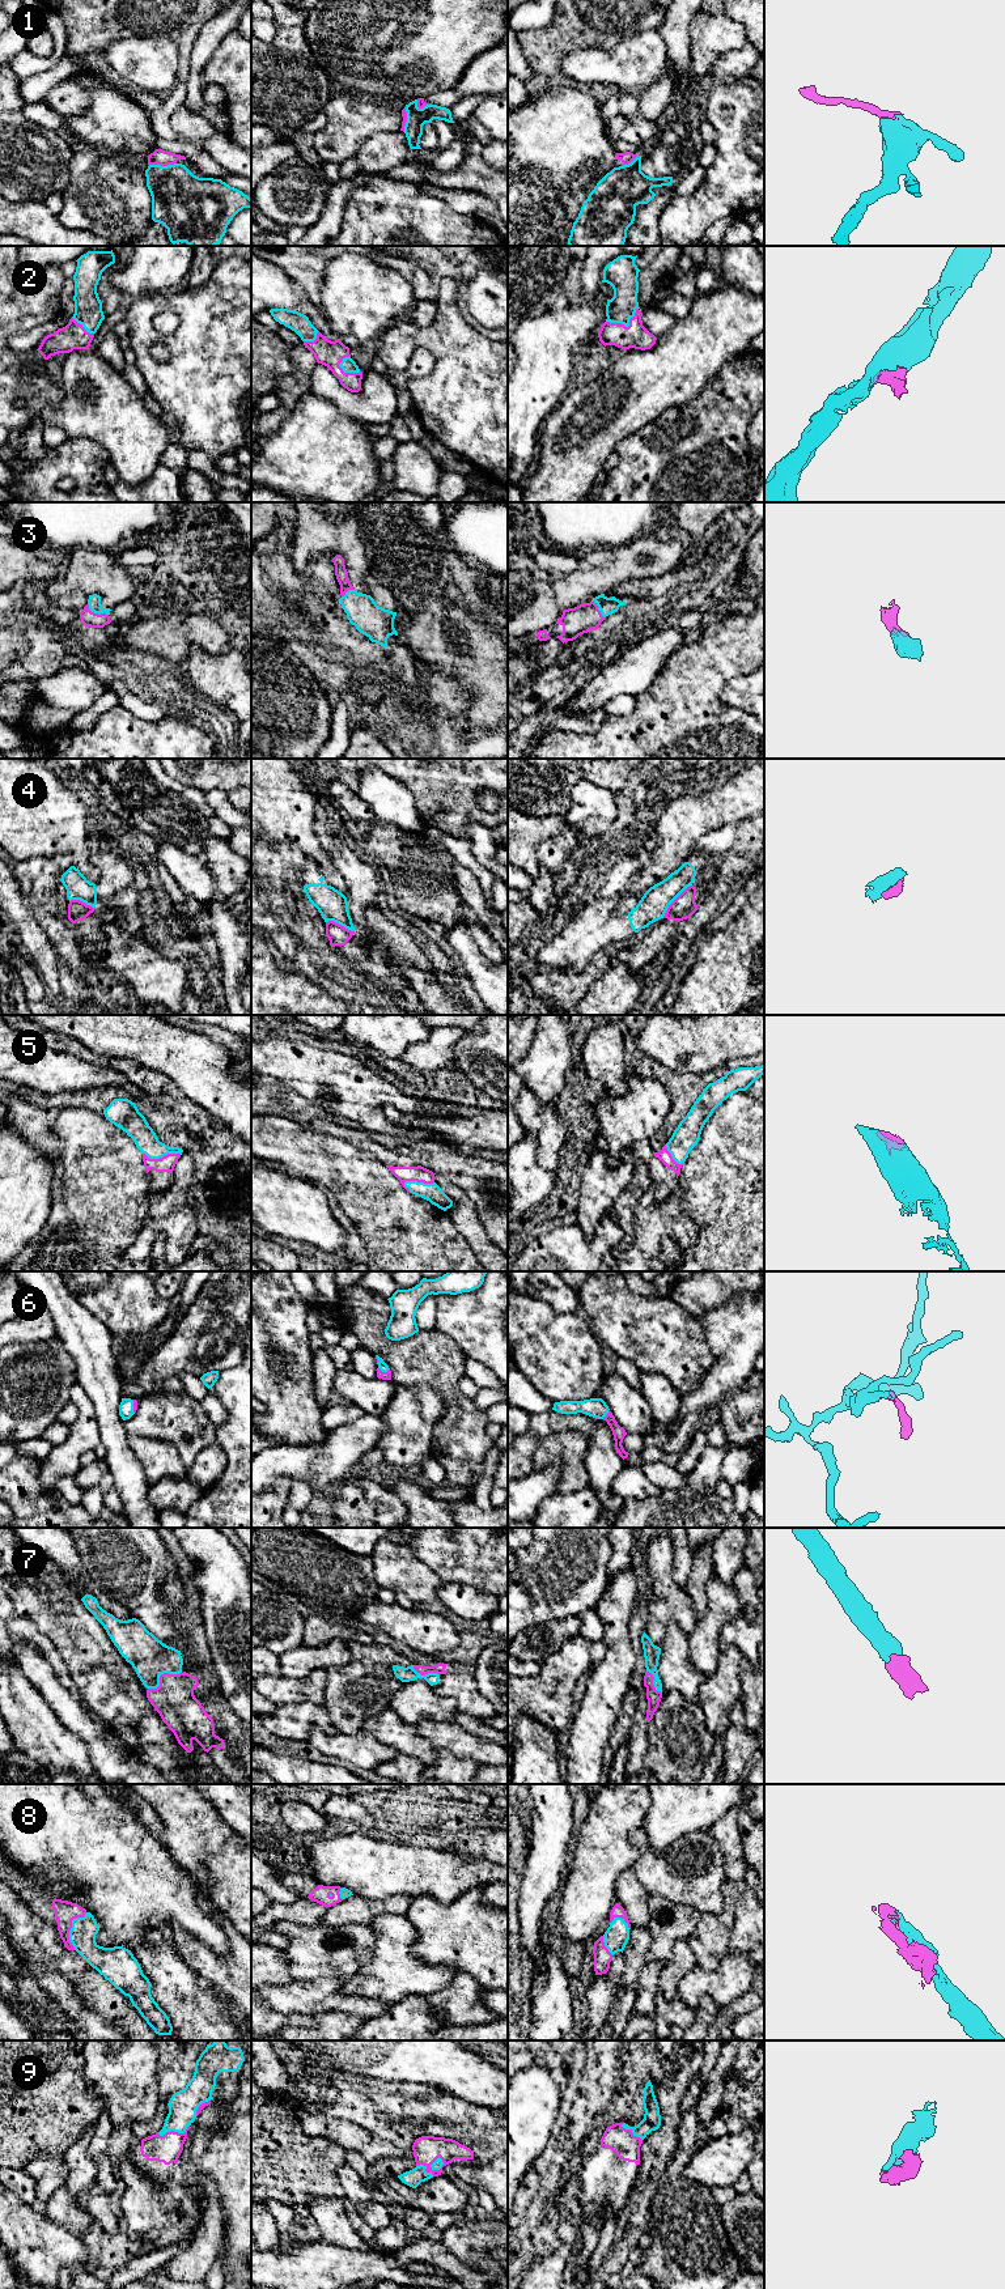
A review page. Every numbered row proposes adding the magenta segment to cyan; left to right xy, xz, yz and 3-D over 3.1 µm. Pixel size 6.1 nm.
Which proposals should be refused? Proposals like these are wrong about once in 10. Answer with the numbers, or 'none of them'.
1, 4

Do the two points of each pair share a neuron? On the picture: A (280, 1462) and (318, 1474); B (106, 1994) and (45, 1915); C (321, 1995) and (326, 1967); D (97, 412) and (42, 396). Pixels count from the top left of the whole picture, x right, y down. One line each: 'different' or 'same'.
A: same
B: different
C: different
D: different

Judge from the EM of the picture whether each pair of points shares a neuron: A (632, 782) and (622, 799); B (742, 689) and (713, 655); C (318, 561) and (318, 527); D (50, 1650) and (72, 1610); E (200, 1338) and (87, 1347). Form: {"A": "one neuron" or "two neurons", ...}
{"A": "one neuron", "B": "two neurons", "C": "two neurons", "D": "two neurons", "E": "two neurons"}

